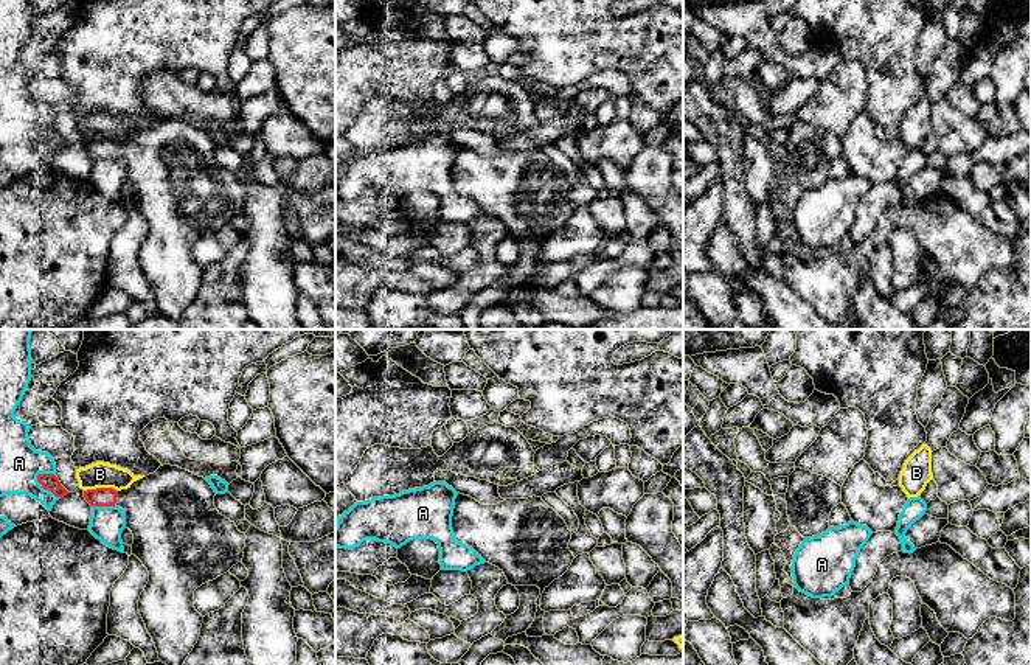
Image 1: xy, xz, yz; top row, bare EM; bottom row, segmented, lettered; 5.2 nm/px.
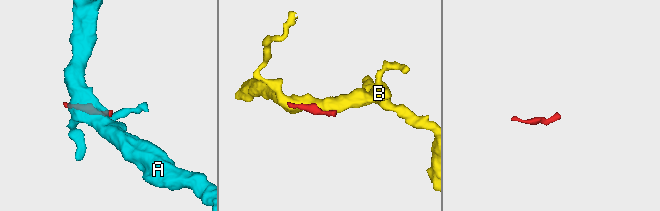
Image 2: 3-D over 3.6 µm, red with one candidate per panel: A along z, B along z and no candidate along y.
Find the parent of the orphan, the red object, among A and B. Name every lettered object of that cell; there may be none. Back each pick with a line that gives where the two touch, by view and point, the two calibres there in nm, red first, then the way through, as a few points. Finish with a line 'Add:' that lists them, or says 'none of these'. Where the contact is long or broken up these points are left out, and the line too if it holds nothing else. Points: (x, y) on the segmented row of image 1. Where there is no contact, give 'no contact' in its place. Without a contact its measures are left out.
Add: none of these

